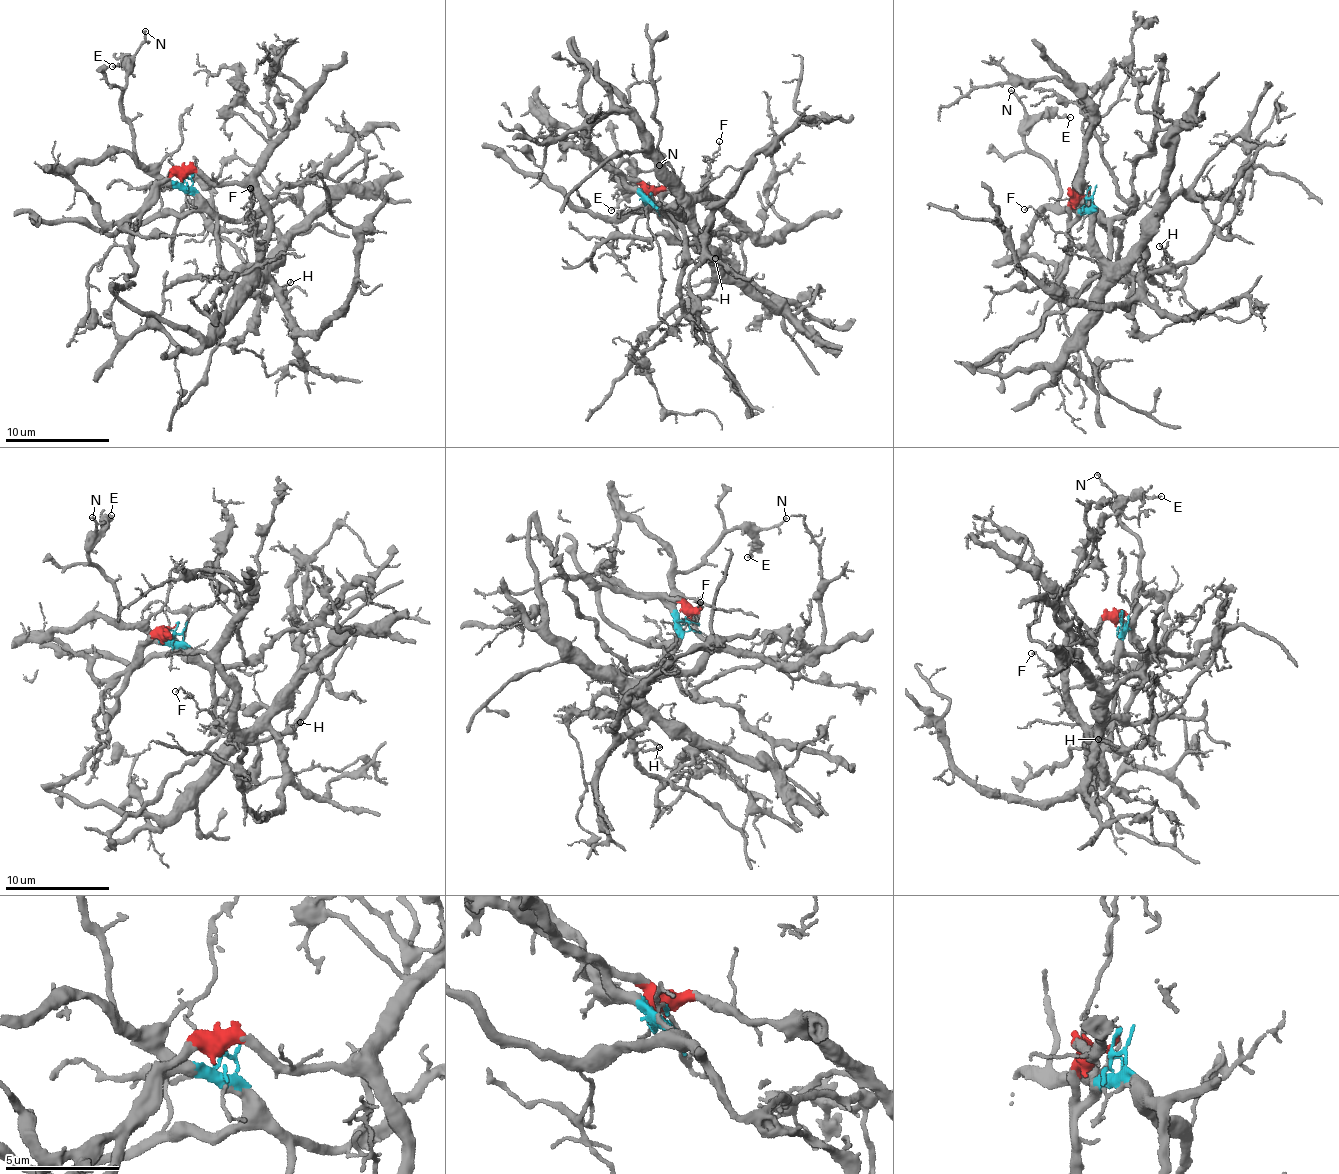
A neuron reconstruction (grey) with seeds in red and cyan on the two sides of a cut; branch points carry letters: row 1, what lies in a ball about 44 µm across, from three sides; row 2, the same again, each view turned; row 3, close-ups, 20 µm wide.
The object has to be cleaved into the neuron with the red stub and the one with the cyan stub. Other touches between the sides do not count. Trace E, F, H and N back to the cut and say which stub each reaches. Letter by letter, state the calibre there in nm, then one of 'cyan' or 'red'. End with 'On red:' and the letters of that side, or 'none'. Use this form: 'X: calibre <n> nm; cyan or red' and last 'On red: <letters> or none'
E: calibre 170 nm; cyan
F: calibre 100 nm; red
H: calibre 160 nm; cyan
N: calibre 110 nm; cyan
On red: F

